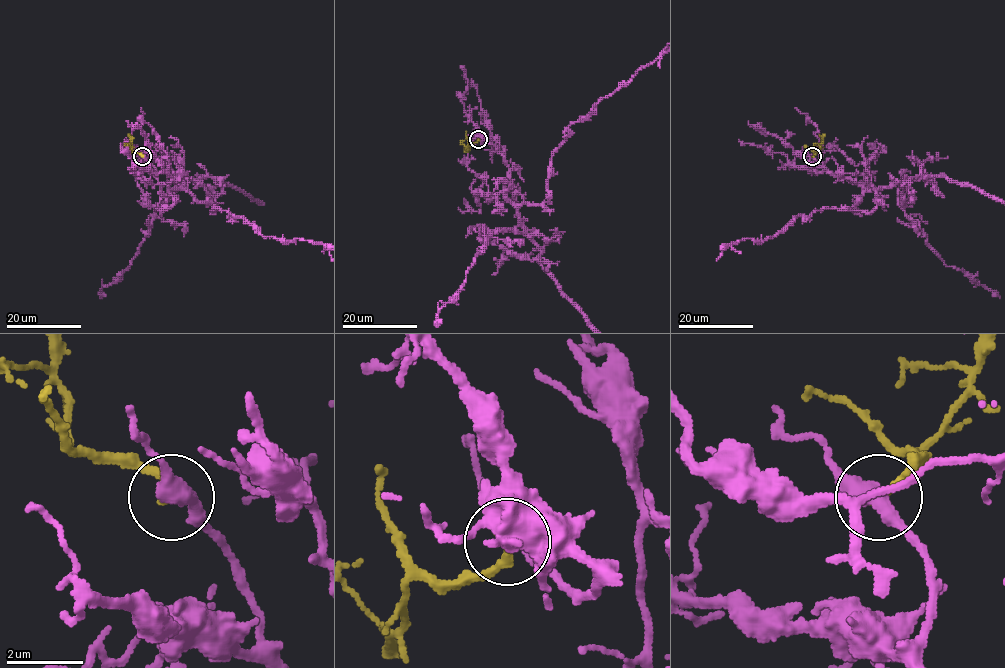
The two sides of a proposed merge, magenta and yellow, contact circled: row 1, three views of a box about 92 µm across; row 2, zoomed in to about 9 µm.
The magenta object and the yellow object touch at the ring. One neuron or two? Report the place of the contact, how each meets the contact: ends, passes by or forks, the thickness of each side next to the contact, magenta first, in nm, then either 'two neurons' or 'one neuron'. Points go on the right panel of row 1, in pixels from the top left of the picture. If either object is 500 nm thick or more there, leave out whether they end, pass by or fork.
at (812, 156); magenta passes by; yellow ends there; 480 nm thick on the magenta side, 240 nm on the other; two neurons

